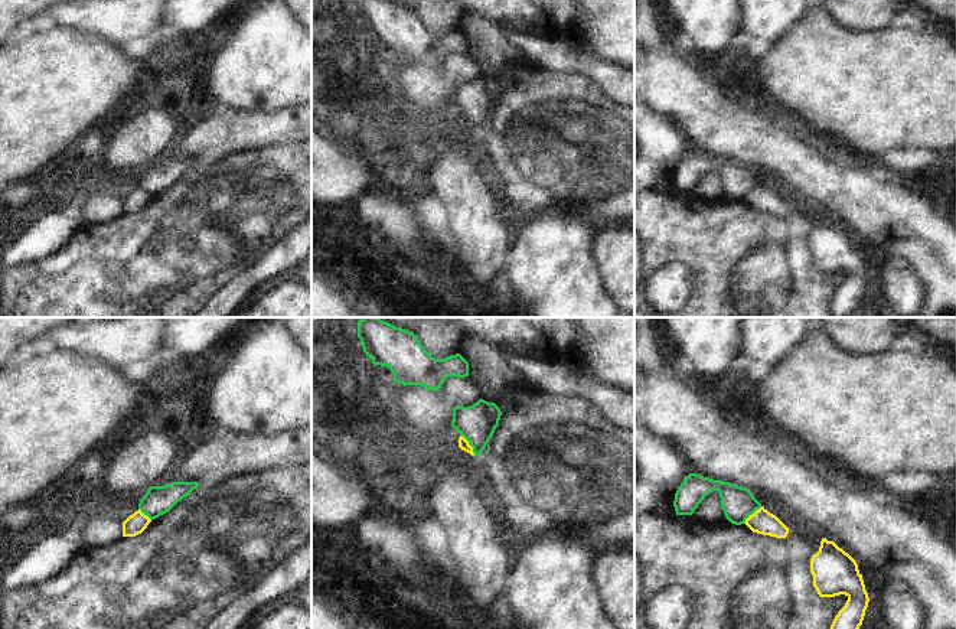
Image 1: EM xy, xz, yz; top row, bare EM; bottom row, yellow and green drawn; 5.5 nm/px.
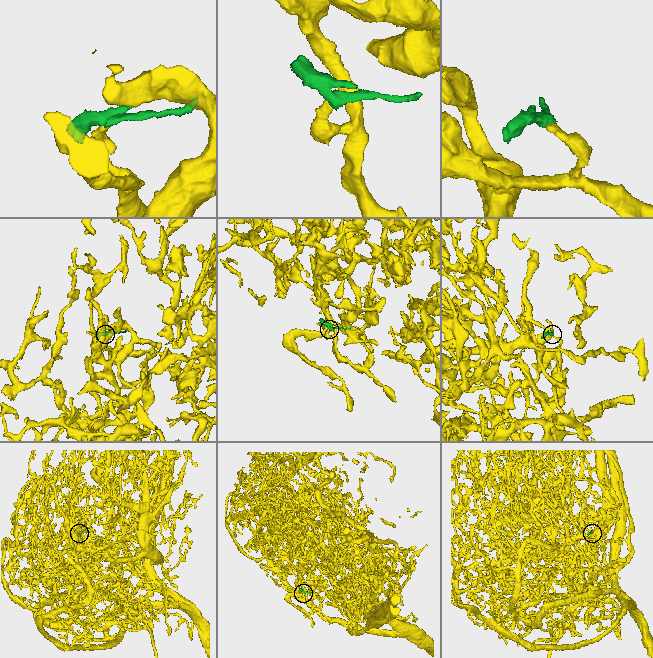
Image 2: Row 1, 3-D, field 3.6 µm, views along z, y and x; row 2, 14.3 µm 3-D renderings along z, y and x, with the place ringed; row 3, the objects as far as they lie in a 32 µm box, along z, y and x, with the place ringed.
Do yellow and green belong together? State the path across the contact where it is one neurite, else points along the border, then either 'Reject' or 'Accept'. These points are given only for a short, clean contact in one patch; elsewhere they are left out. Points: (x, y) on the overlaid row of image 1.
Boundary: xz (460, 434), (475, 455). Reject.

